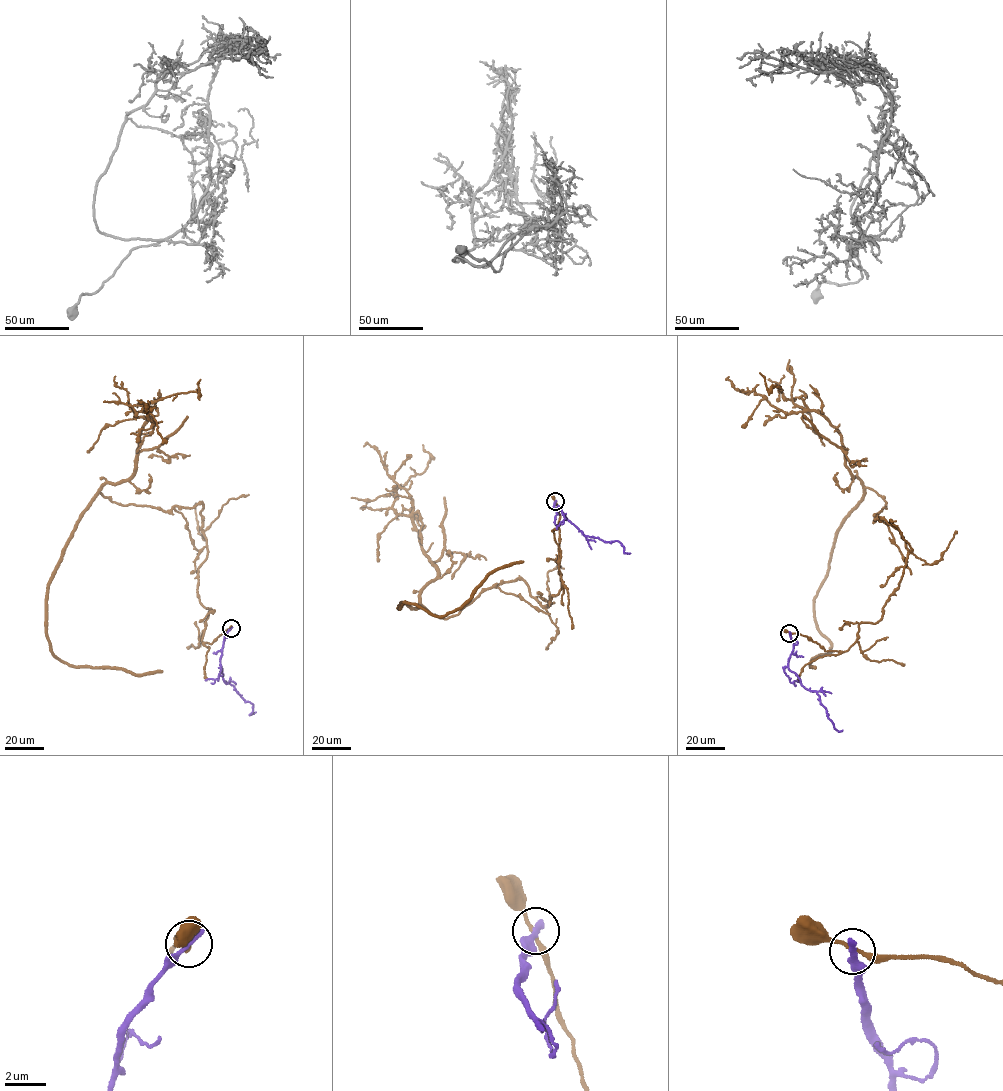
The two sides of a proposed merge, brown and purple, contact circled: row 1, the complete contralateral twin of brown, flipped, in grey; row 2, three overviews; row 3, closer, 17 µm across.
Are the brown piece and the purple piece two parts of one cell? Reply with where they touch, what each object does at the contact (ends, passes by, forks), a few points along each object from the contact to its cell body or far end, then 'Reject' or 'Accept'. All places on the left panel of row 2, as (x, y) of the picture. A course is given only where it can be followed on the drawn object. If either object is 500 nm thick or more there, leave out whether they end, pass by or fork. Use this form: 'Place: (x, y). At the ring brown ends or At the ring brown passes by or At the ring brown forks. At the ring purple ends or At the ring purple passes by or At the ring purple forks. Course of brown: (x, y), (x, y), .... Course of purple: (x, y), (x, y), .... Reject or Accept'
Place: (231, 628). At the ring brown passes by. At the ring purple ends. Course of brown: (231, 628), (202, 641), (201, 503), (164, 511), (98, 494), (48, 586), (50, 649), (77, 666), (162, 671). Course of purple: (231, 628), (225, 635), (220, 658), (223, 679), (253, 705), (249, 714), (255, 712). Reject

